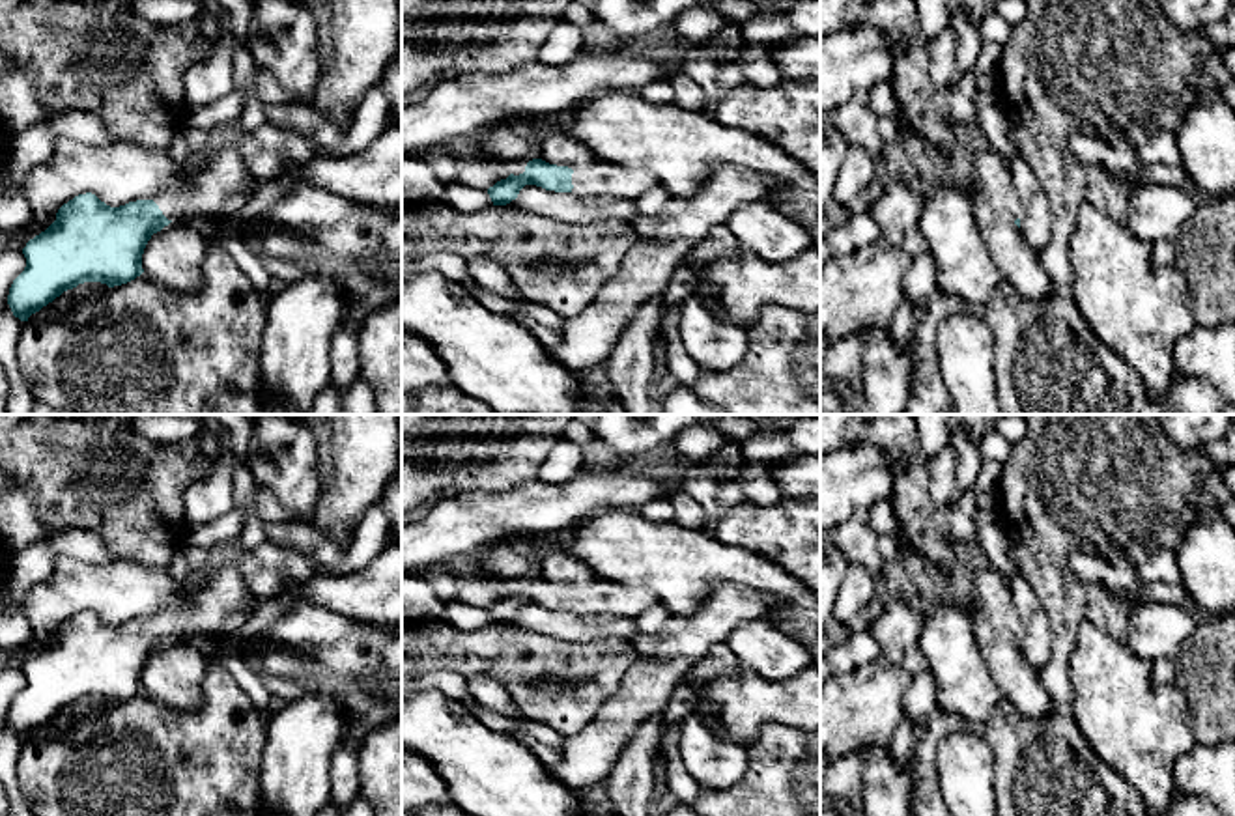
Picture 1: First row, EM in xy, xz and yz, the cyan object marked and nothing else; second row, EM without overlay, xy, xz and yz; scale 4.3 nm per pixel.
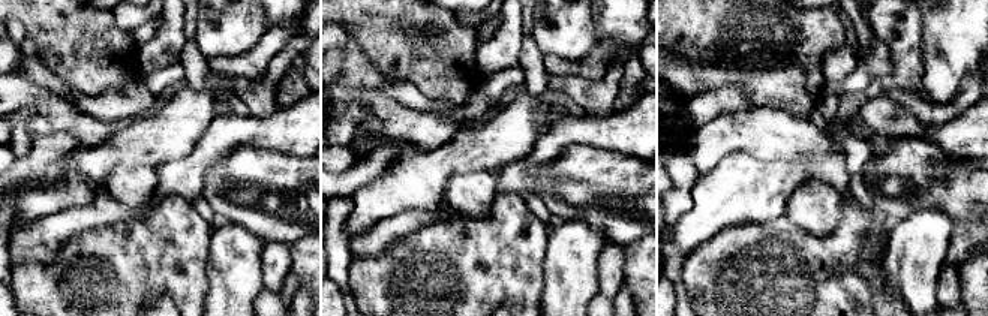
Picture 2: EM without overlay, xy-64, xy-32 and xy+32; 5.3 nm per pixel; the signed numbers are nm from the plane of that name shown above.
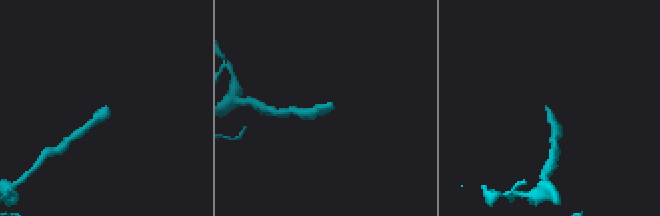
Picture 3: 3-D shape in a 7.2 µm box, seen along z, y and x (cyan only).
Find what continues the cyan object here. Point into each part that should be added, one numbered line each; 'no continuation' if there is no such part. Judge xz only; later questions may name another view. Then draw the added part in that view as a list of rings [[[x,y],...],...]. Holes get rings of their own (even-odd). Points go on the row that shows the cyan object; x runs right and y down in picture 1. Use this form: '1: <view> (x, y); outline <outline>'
1: xz (516, 167); outline [[[538,149],[531,151],[531,153],[525,155],[523,159],[518,159],[518,161],[508,162],[508,164],[506,164],[506,166],[508,166],[508,172],[514,174],[514,176],[523,174],[527,162],[532,161],[532,159],[542,159]]]
2: xz (602, 178); outline [[[596,159],[592,164],[574,170],[572,185],[572,192],[579,196],[624,196],[635,200],[641,192],[658,187],[660,181],[643,170]]]

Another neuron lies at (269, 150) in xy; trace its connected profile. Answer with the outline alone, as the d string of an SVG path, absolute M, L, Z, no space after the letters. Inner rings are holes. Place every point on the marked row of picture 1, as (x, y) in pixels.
M267 121L241 138L241 151L254 181L278 177L288 166L306 164L312 159L301 134Z

